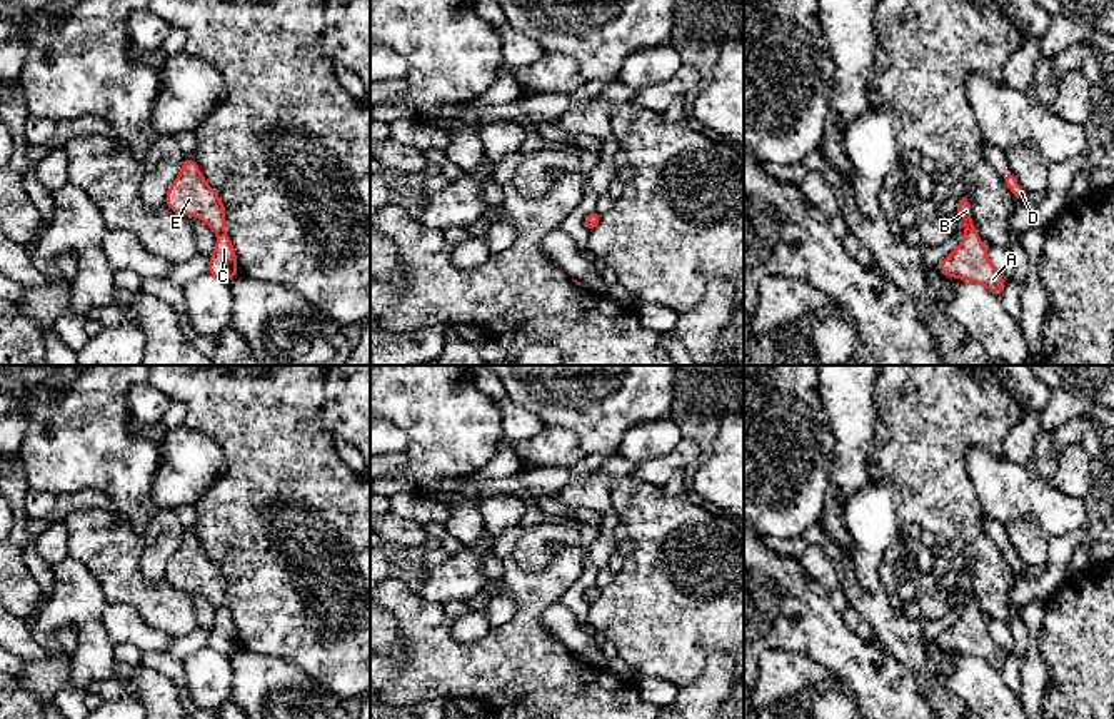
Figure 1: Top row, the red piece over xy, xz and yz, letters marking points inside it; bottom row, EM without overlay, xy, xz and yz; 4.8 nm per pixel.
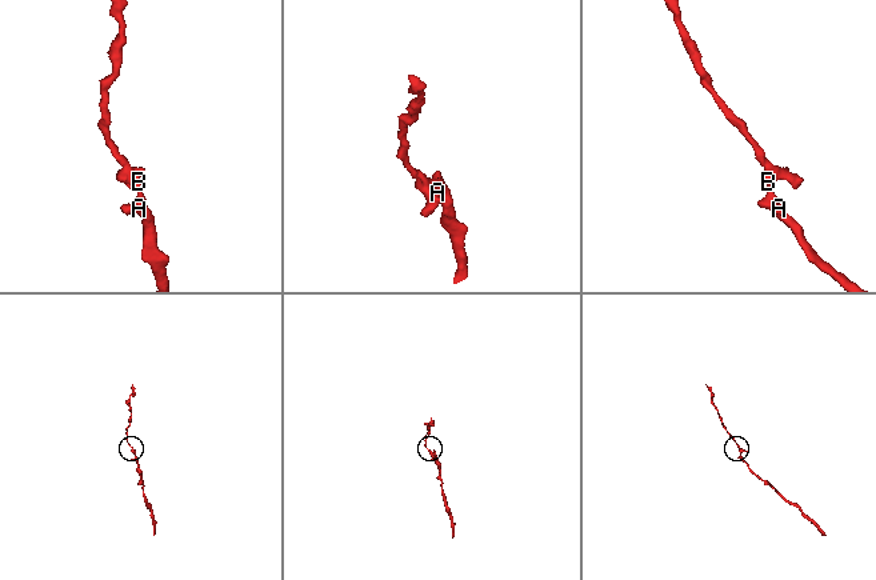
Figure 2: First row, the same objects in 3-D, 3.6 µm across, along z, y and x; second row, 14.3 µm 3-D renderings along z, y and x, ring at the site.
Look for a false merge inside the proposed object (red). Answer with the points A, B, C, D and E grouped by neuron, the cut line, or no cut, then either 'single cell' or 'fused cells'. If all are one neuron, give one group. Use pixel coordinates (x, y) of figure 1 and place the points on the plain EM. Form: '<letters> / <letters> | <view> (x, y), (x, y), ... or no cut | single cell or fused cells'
A B C D E | no cut | single cell

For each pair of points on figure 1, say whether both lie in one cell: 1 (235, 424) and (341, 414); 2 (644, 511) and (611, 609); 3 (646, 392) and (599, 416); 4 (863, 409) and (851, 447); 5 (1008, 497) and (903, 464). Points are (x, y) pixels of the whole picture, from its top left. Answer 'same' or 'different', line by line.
1: different
2: same
3: same
4: same
5: different

